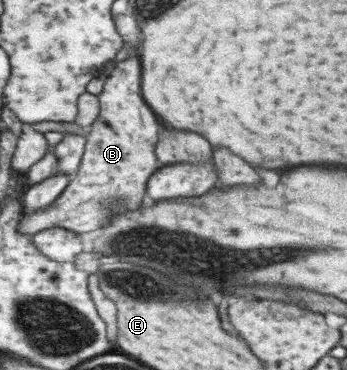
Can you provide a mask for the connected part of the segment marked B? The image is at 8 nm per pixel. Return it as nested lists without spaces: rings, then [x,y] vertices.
[[[133,55],[114,66],[101,92],[96,95],[99,113],[83,137],[85,144],[77,171],[69,177],[67,186],[51,205],[23,216],[17,232],[31,237],[41,230],[56,227],[85,233],[107,223],[111,215],[133,211],[141,206],[145,183],[159,167],[155,147],[159,125],[144,94],[140,59]]]

